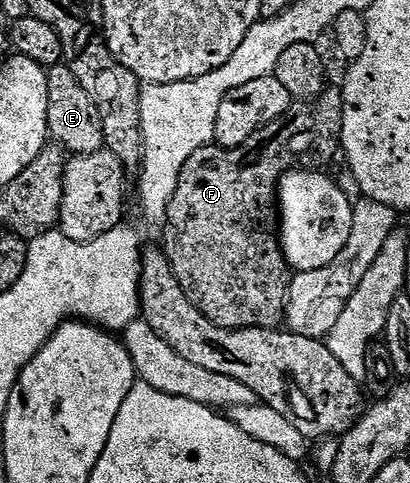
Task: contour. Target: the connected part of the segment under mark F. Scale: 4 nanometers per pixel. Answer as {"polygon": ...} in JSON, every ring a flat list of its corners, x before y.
{"polygon":[[328,86,326,90,320,92,318,98,310,101,292,102,290,109,277,121,265,125,249,141,245,141,236,147,221,147,218,145,208,145,197,149,189,161,185,161,185,169,181,169,181,177,177,181,177,193,173,193,173,201,169,201,167,218,162,224,163,243,162,250,167,252,167,260,189,301,201,312,213,325,224,327,225,329,249,329,250,327,278,328,284,322,287,310,287,289,289,286,289,268,287,259,283,256,283,246,279,243,279,208,277,206,277,196,279,193,279,180,292,170,294,159,300,159,302,166,307,169,323,169,326,163,334,155,338,156,341,151,341,140,343,138,343,93,338,86]]}

